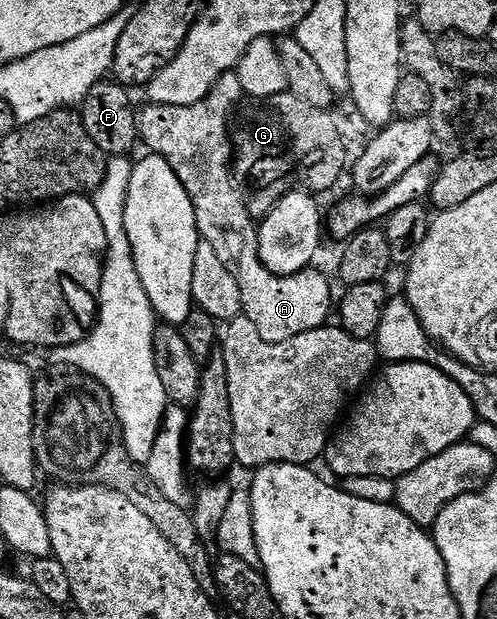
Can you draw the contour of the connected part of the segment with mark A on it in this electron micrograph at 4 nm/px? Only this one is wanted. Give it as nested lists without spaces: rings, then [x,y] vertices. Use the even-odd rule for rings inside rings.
[[[227,71],[214,85],[214,89],[198,105],[148,105],[138,115],[138,135],[149,152],[161,155],[167,161],[178,180],[189,194],[193,202],[194,217],[197,218],[199,238],[214,248],[214,253],[222,260],[222,265],[238,281],[238,289],[242,293],[242,314],[254,321],[254,329],[262,337],[262,341],[281,343],[290,341],[290,337],[298,337],[302,333],[310,333],[314,329],[325,326],[329,322],[328,314],[334,311],[334,295],[328,279],[317,269],[305,269],[293,275],[275,275],[262,265],[258,253],[258,223],[248,212],[244,202],[244,192],[240,190],[233,171],[234,144],[230,138],[230,115],[228,110],[232,103],[239,104],[245,98],[242,81],[238,81],[235,71]]]

